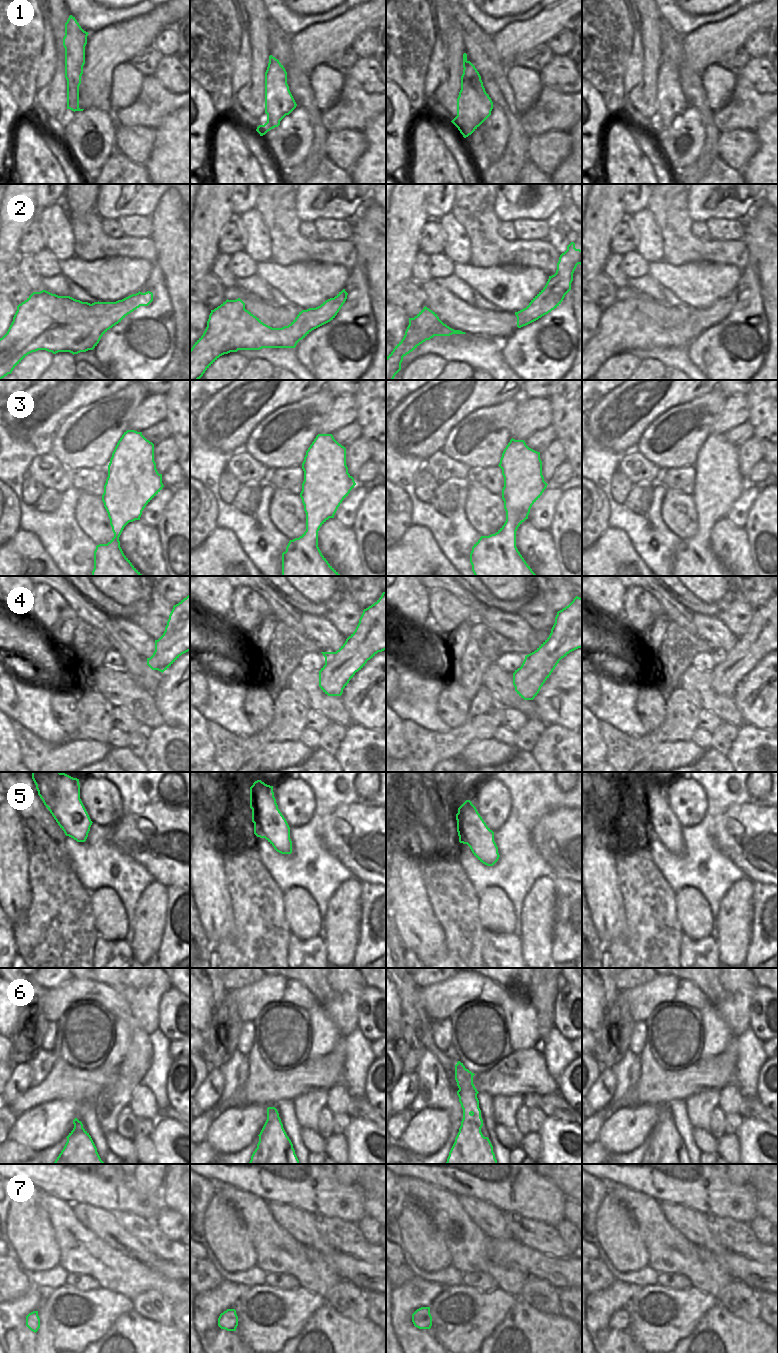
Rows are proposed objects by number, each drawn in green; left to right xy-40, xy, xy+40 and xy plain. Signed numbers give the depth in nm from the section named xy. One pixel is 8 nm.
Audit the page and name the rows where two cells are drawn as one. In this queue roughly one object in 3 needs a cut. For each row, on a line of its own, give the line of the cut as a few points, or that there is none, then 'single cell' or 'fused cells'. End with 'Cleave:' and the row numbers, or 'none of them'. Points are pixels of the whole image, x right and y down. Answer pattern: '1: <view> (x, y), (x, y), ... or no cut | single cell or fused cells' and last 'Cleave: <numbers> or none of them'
1: xy+40 (467, 61), (463, 67) | fused cells
2: no cut | single cell
3: no cut | single cell
4: no cut | single cell
5: no cut | single cell
6: no cut | single cell
7: no cut | single cell
Cleave: 1

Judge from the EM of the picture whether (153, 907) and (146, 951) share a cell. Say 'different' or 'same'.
same

